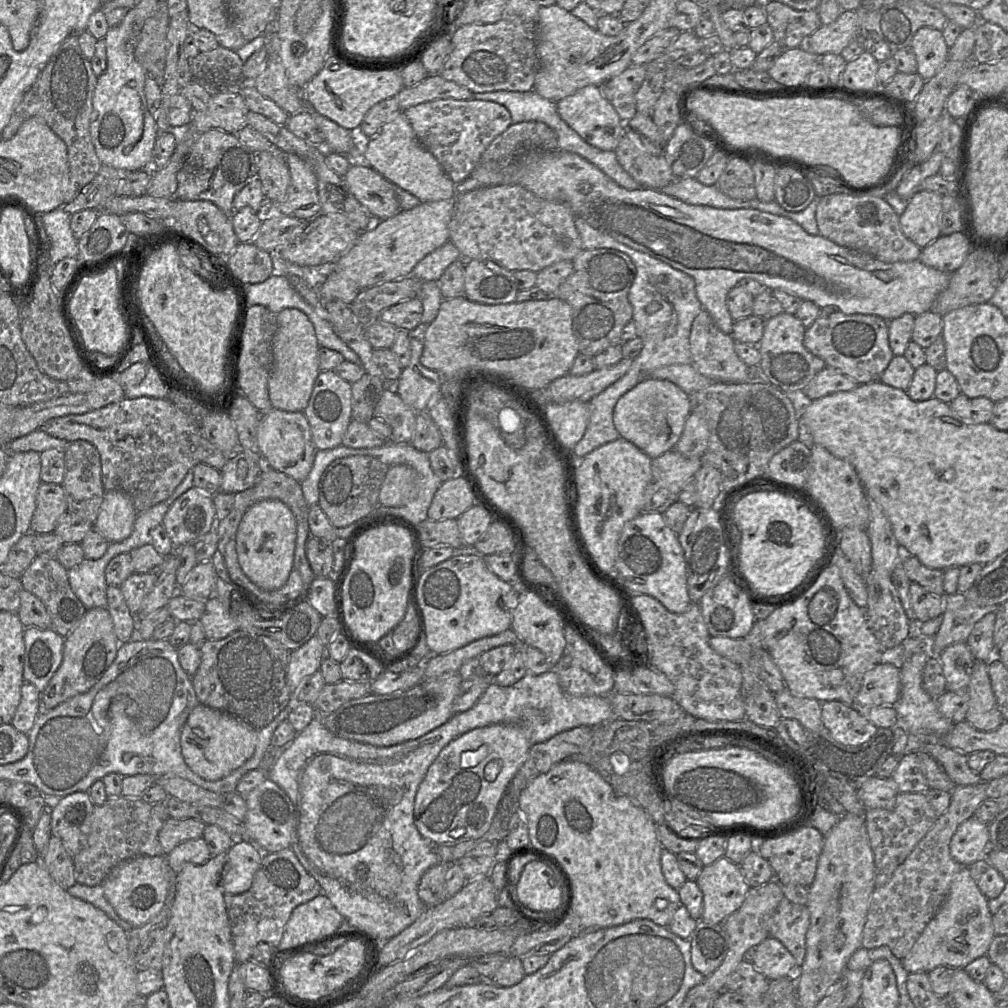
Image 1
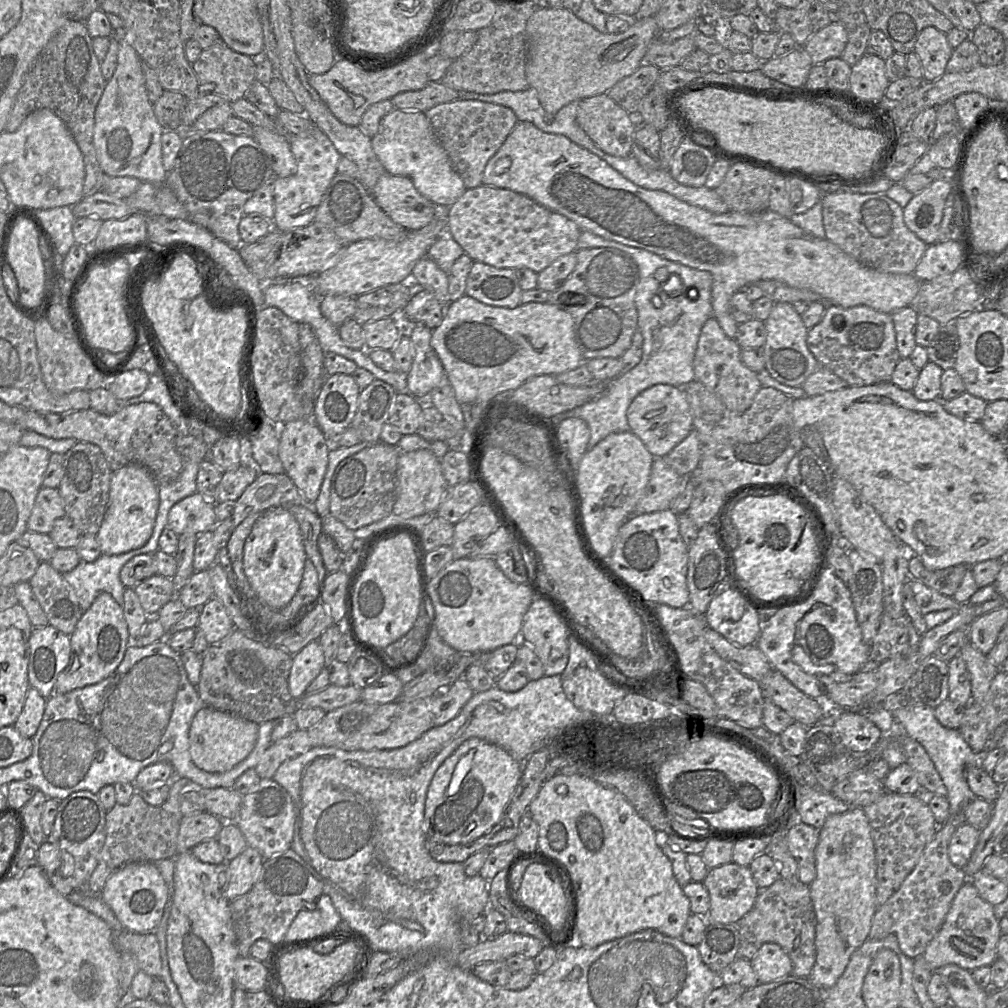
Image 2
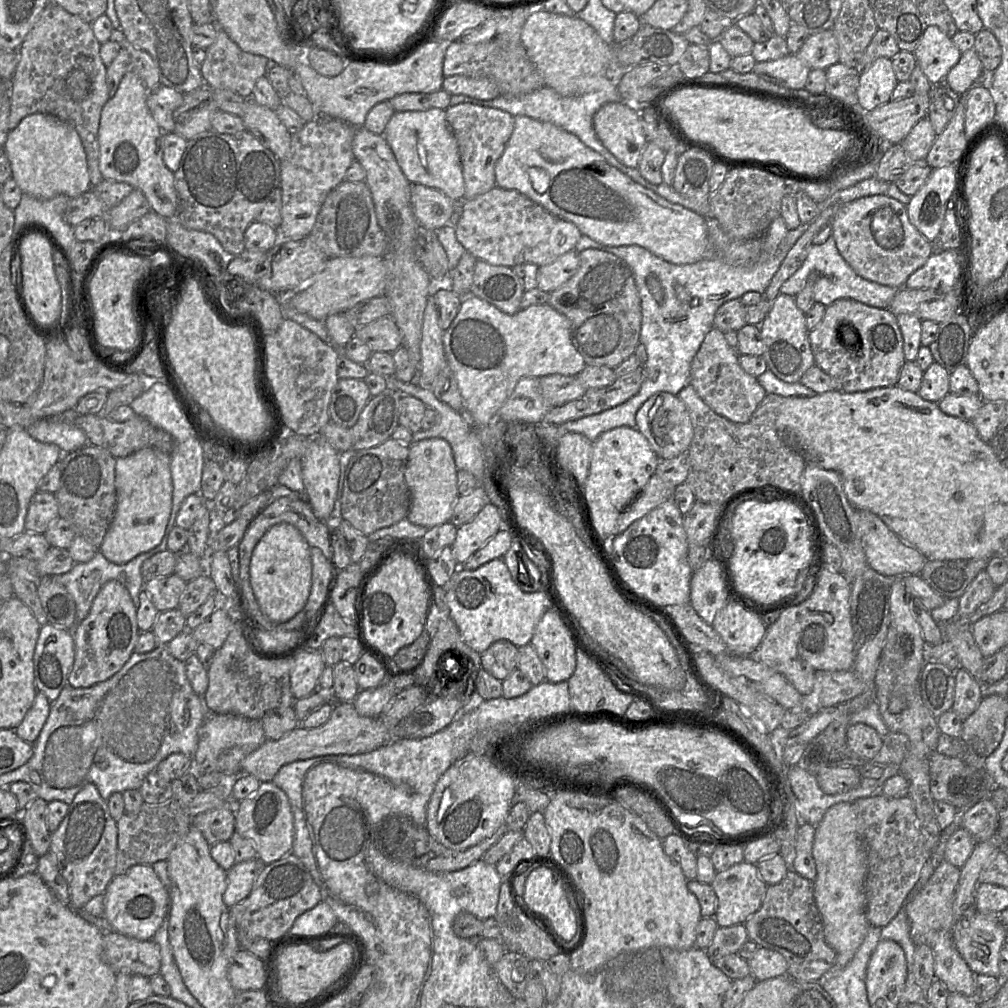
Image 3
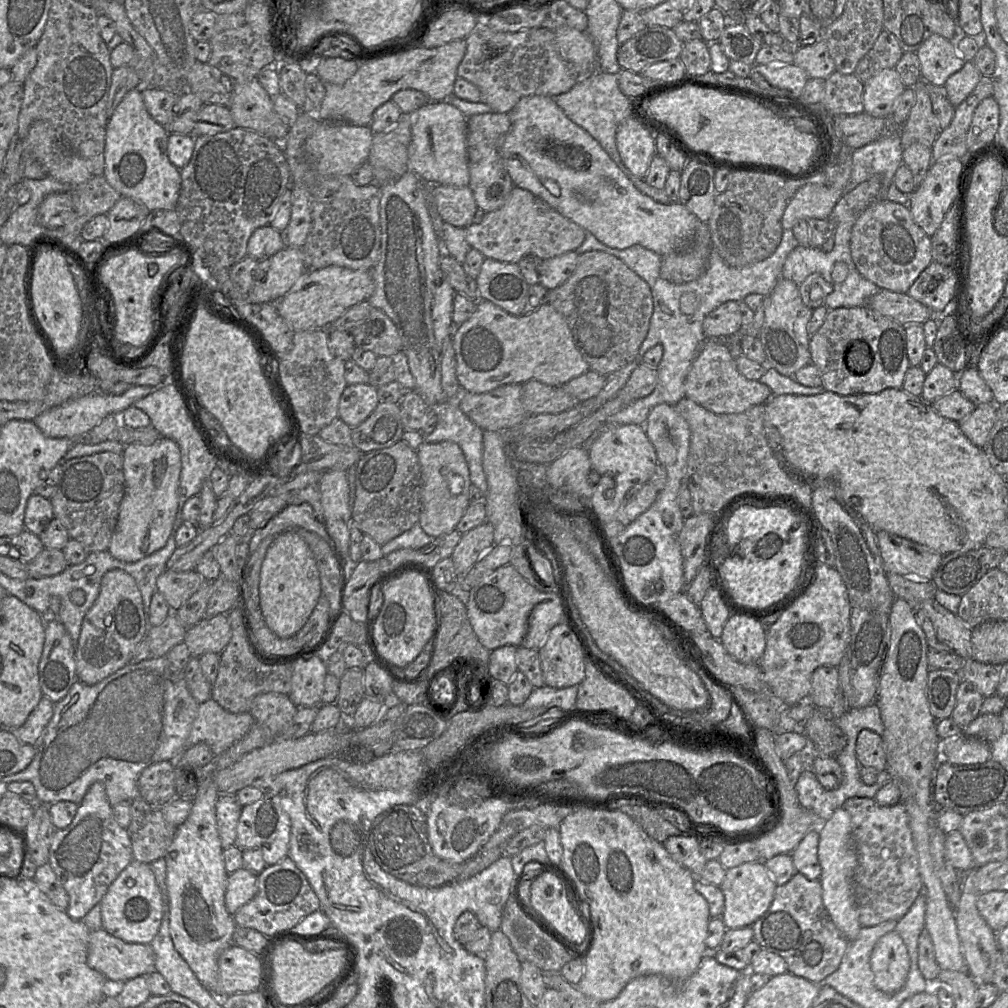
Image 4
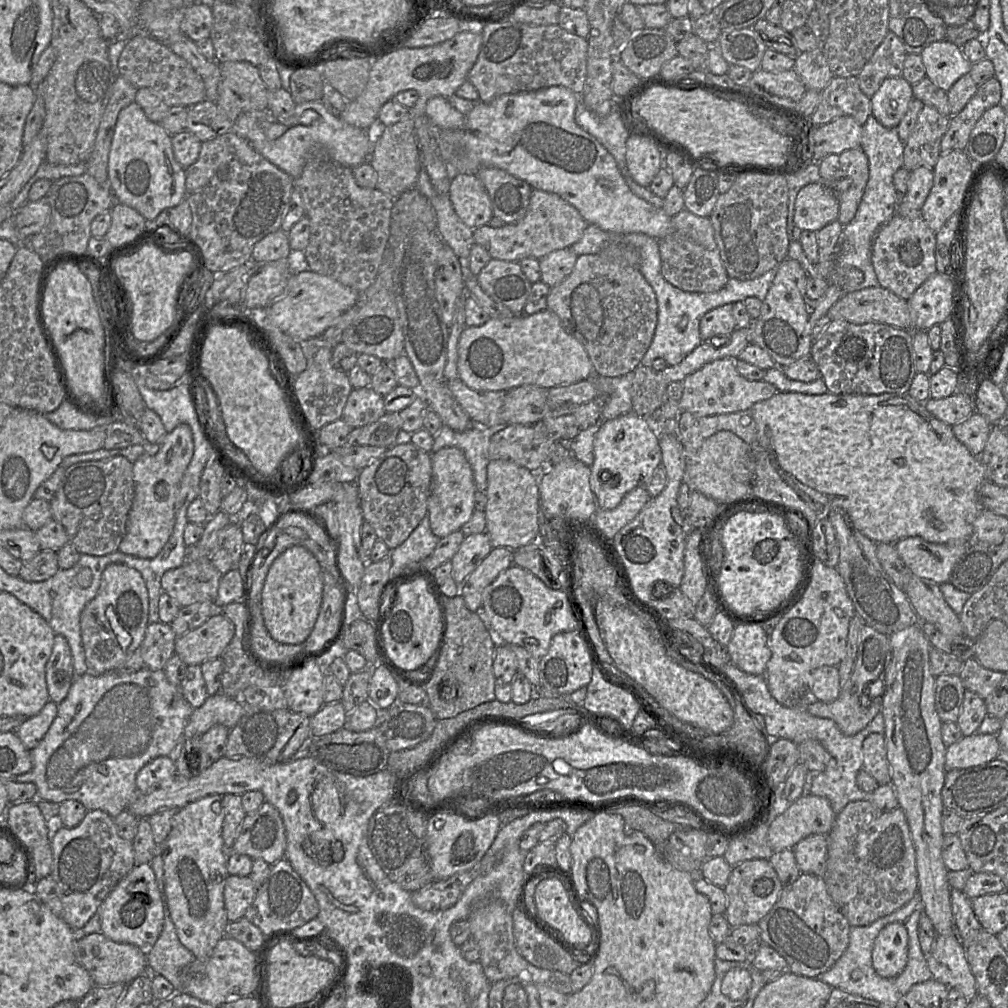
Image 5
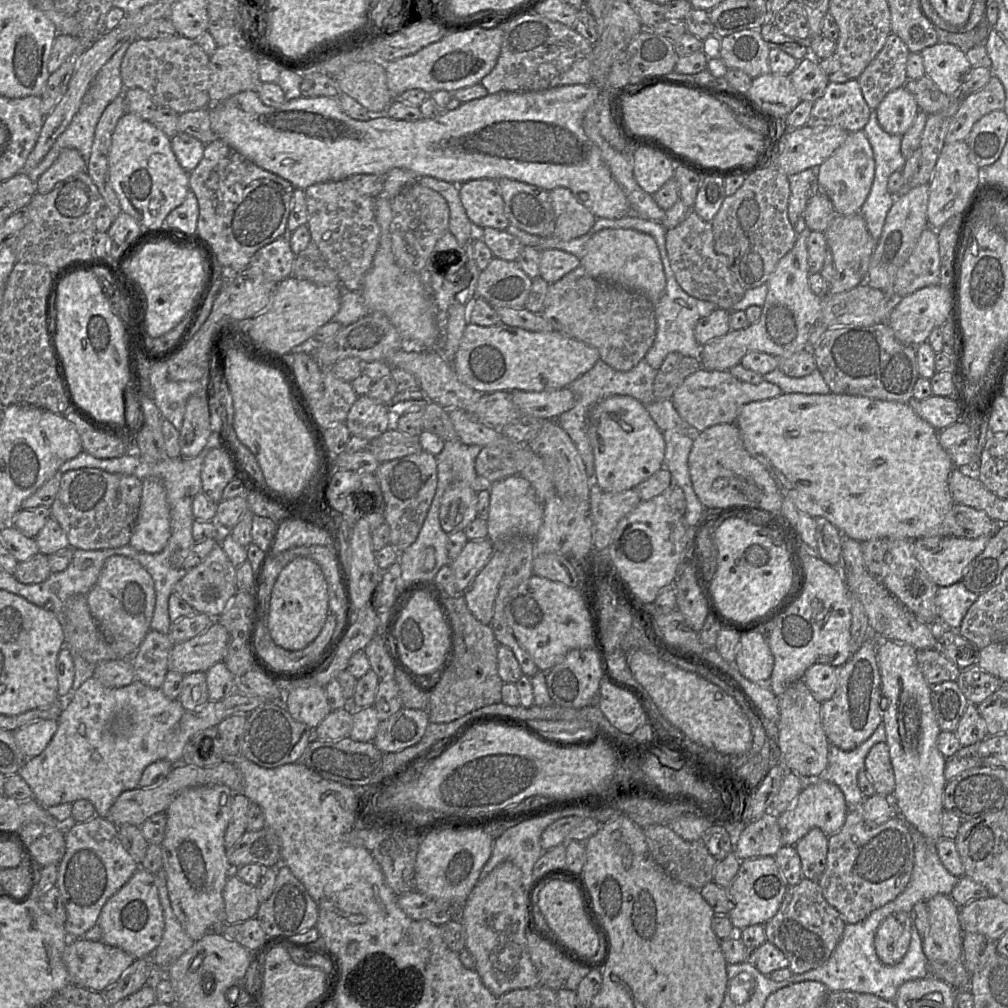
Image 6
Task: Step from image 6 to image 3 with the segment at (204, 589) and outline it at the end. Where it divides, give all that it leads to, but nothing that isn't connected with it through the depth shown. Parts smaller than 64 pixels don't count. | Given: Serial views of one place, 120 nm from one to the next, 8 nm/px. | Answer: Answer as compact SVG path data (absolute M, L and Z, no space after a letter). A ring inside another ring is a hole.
M177 574L155 577L144 584L149 599L159 612L178 608L179 598L187 582Z

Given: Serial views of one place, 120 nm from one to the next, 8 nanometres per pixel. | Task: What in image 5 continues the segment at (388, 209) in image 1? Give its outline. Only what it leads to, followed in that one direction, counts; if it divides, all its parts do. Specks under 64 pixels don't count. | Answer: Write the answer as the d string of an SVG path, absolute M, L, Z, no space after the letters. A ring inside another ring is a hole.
M452 172L448 195L455 212L469 228L488 225L494 216L488 192L475 174Z

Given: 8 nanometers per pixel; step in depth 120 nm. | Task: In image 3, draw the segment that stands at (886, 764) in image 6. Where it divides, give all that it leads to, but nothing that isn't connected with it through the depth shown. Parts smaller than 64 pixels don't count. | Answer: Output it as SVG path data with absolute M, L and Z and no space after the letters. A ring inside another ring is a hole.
M862 723L849 725L846 730L849 749L861 760L870 761L880 751L883 737L877 731Z

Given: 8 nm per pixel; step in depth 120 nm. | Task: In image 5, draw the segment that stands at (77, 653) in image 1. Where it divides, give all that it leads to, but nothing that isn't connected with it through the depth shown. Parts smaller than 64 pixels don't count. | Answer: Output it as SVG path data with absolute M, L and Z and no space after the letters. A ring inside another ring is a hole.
M122 563L109 564L102 573L96 596L80 616L87 674L102 675L121 667L141 646L149 615L149 595L141 573Z

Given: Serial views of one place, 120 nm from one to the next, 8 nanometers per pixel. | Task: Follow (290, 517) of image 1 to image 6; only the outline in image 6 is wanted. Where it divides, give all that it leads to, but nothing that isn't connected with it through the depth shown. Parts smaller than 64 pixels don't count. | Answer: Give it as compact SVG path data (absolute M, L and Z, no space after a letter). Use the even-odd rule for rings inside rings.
M295 558L282 569L272 589L268 618L272 639L284 649L302 650L320 634L328 614L328 587L321 567L310 558Z

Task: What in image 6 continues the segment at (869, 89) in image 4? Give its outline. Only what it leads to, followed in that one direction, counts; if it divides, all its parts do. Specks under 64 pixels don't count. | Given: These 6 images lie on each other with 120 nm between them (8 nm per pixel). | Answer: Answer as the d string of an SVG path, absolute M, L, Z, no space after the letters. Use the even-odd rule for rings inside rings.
M902 86L886 94L875 111L884 131L903 135L912 126L919 110L913 95Z

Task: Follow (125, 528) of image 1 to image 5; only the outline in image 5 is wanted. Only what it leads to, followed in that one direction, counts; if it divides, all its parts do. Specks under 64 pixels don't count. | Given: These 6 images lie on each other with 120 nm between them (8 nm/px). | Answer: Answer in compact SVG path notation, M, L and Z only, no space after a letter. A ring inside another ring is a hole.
M182 423L166 435L155 455L145 453L133 463L135 495L118 551L138 558L152 559L163 549L173 532L180 483L193 453L191 428Z

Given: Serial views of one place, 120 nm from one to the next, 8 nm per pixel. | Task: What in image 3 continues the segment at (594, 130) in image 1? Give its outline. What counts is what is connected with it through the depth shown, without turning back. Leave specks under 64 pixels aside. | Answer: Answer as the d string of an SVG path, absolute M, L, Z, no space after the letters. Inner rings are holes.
M623 102L603 105L593 117L598 139L619 162L637 168L648 142L636 107Z

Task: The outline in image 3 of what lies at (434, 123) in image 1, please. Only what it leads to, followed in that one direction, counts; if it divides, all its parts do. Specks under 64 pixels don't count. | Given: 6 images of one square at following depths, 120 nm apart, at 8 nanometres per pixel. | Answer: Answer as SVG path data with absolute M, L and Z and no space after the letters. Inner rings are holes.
M470 103L449 106L445 112L447 122L459 147L465 182L464 200L470 200L496 187L495 164L512 135L514 117L500 109Z

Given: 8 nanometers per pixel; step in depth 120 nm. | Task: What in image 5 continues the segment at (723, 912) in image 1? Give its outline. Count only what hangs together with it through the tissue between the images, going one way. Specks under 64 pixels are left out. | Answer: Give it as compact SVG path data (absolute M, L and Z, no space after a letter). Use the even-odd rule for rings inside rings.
M752 859L732 867L728 882L723 887L727 896L727 908L724 916L731 928L741 925L757 925L777 902L784 885L769 860Z

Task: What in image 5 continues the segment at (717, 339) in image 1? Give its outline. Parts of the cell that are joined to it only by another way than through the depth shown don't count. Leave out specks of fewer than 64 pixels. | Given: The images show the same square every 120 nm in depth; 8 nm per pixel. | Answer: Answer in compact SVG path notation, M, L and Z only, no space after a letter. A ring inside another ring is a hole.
M723 358L707 363L683 380L683 394L678 401L680 411L697 417L736 413L750 409L754 404L771 398L777 388L763 380L744 378L736 369L735 359Z

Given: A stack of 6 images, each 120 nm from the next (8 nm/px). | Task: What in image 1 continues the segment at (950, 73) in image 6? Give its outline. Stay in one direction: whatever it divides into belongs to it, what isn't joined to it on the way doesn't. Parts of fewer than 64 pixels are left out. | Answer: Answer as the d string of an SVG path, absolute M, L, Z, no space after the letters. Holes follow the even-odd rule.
M928 26L916 31L910 46L917 60L917 73L924 79L930 80L948 60L949 47L942 31Z

